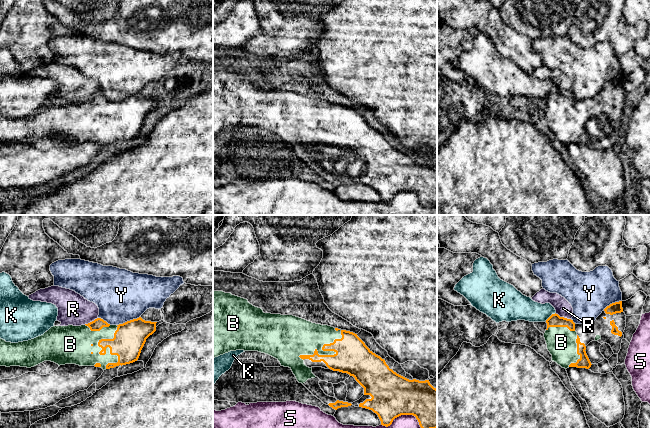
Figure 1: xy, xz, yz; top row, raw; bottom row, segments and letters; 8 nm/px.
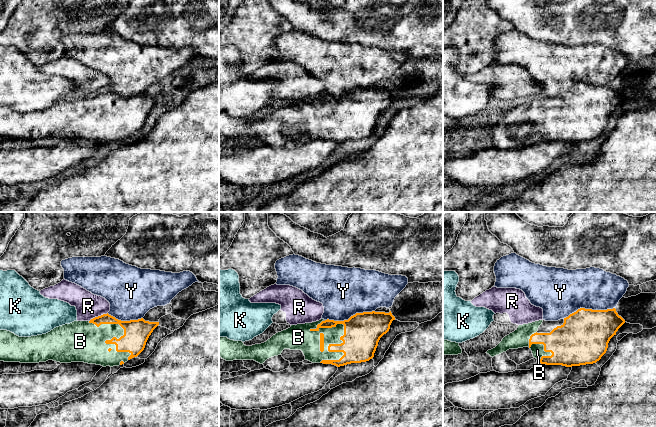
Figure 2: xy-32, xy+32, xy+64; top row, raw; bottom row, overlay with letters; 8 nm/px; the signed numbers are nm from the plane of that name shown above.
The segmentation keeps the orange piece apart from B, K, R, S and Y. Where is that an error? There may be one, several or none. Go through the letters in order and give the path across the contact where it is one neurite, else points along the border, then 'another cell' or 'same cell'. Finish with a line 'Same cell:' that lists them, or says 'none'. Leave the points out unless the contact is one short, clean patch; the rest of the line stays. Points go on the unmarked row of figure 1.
B: same cell
K: border along yz (555, 88), (545, 96); another cell
R: border along yz (555, 89), (570, 95); another cell
S: another cell
Y: another cell
Same cell: B

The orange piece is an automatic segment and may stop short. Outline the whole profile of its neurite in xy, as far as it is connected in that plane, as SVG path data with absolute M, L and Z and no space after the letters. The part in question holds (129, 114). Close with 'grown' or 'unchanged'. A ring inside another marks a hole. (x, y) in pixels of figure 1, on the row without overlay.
M141 93L119 101L110 101L101 94L81 102L53 102L34 115L11 119L0 114L0 142L31 144L44 137L56 140L101 143L103 146L138 136L146 115L156 107L156 99Z; grown

